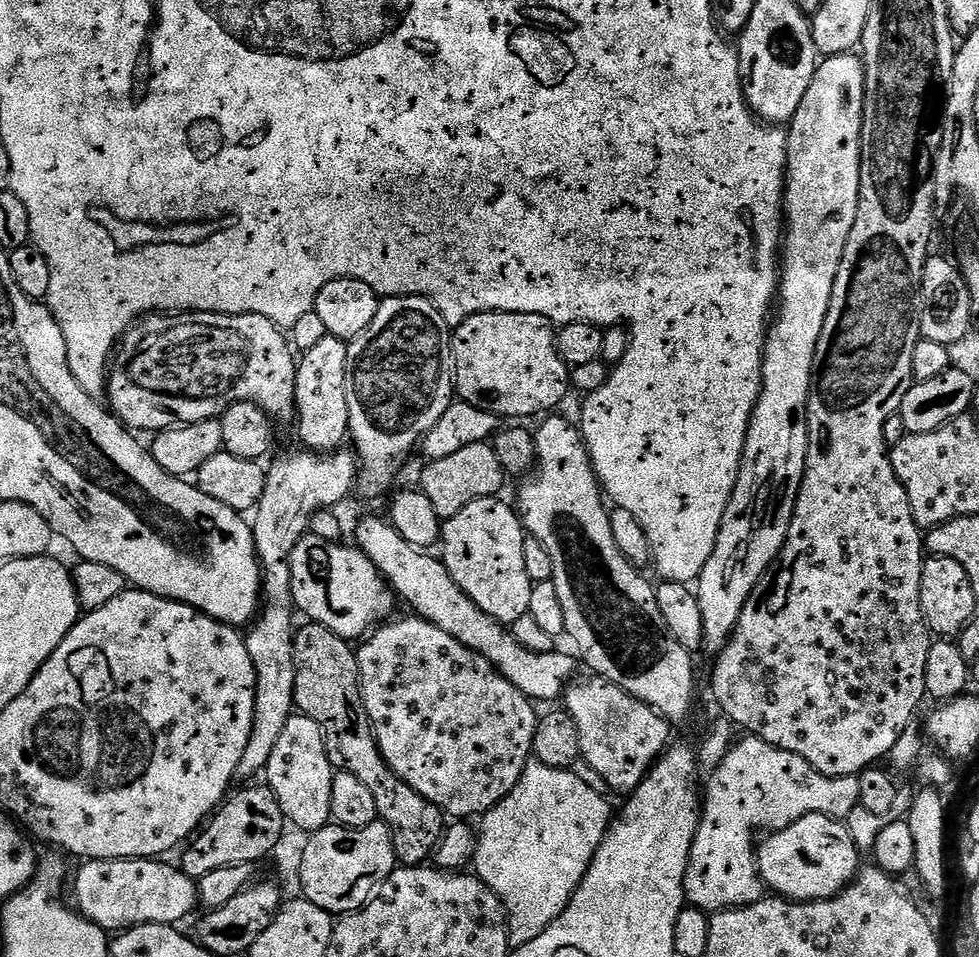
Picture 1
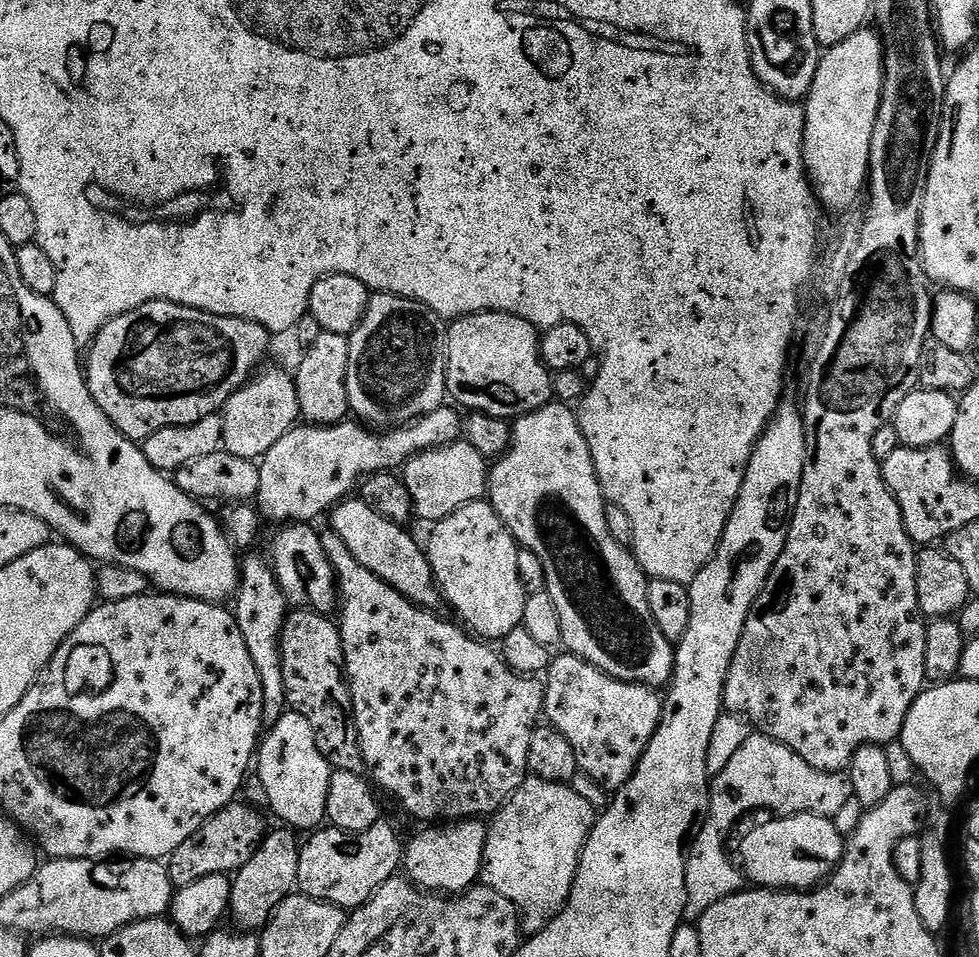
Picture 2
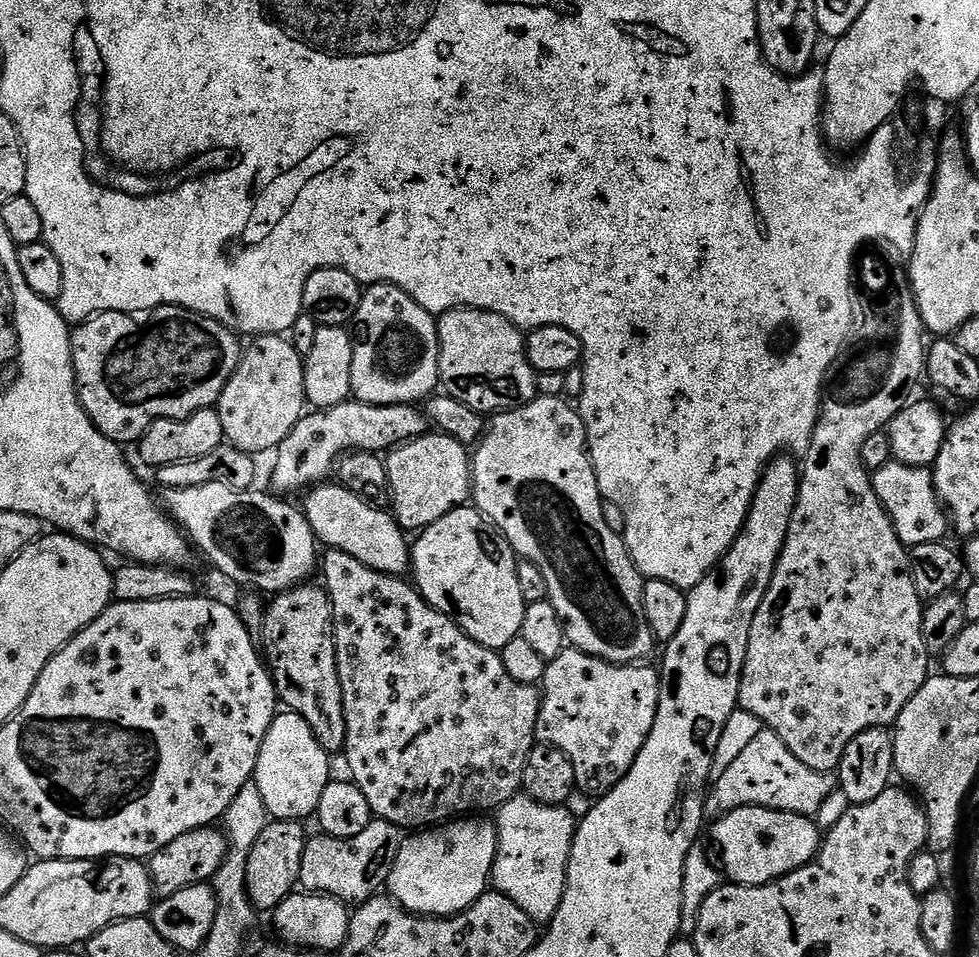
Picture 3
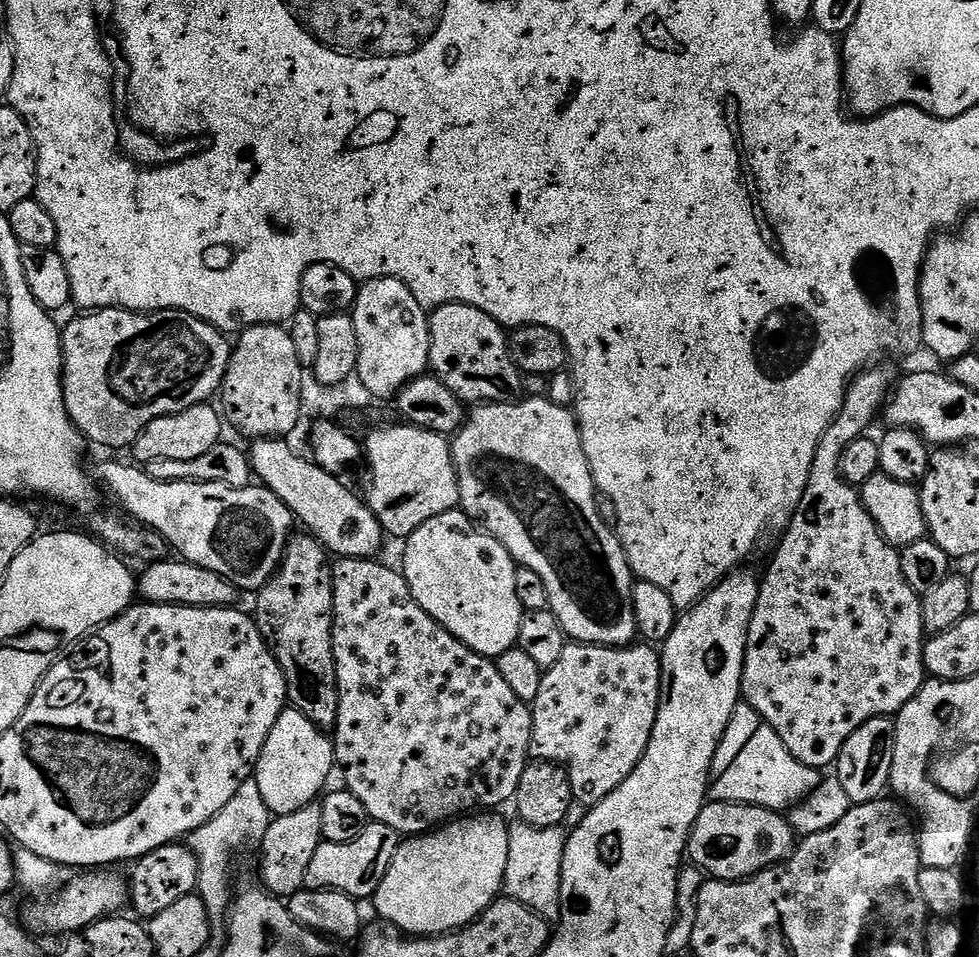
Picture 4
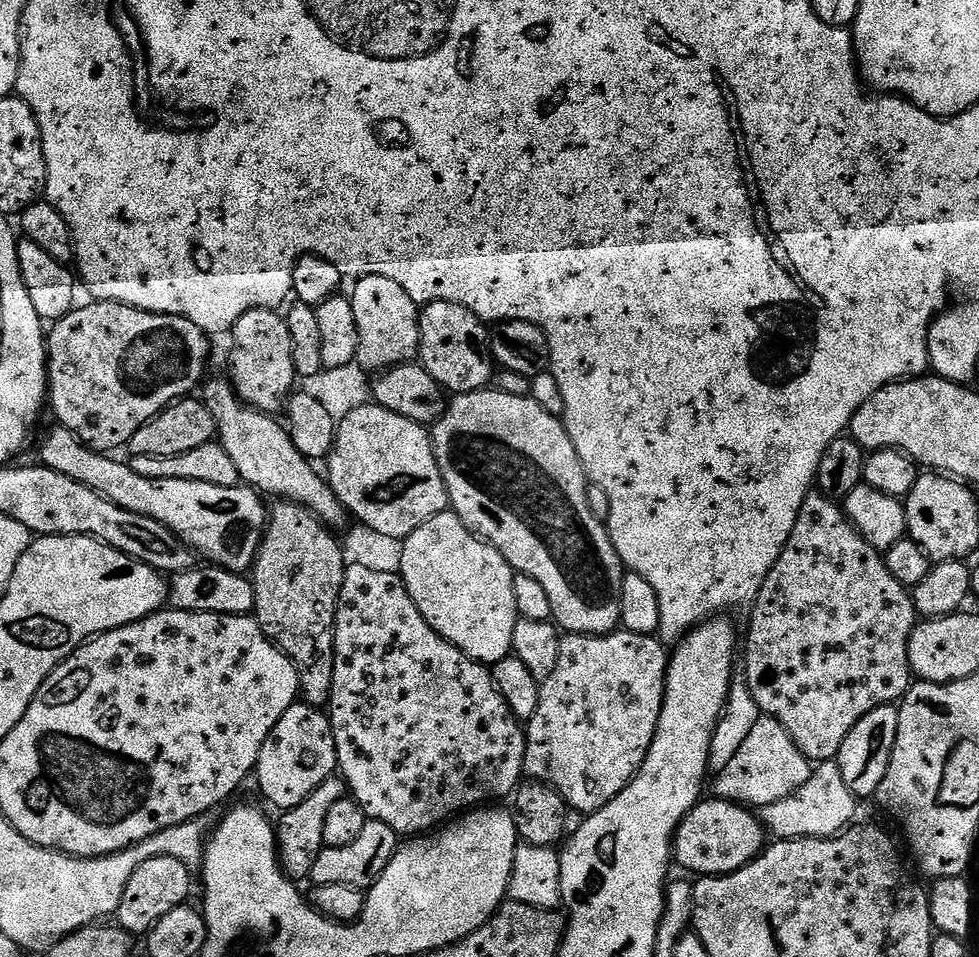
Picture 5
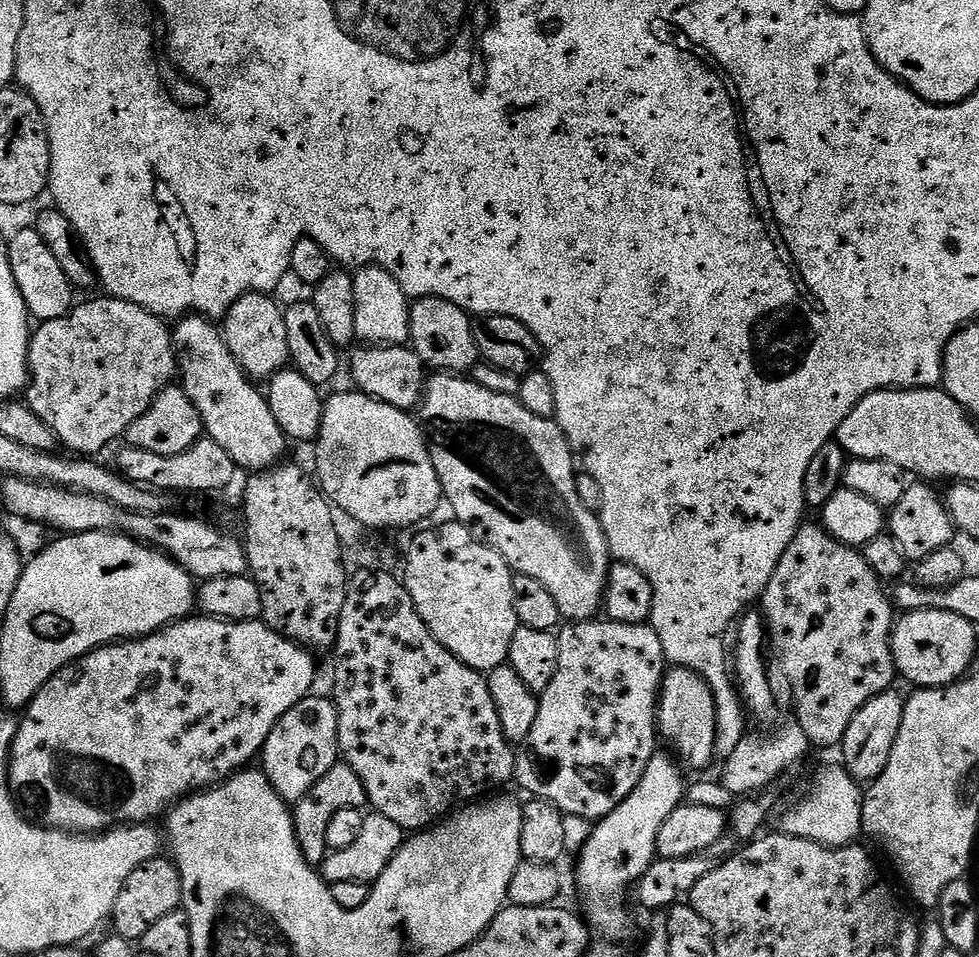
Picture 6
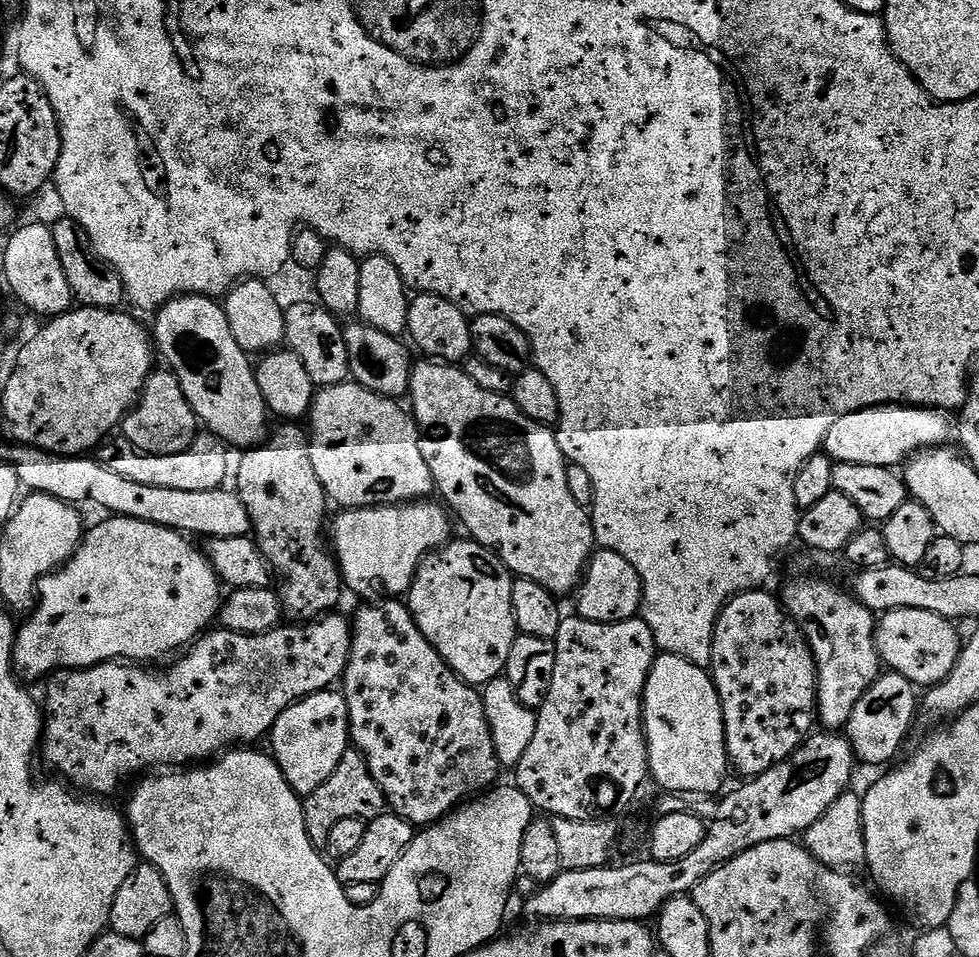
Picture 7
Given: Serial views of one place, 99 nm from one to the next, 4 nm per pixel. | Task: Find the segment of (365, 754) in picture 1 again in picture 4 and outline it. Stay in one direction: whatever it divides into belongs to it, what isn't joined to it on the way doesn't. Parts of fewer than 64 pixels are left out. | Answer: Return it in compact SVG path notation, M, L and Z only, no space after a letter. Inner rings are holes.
M293 535L276 573L255 593L254 619L278 666L282 666L288 704L320 728L332 730L338 718L338 678L332 649L333 561L315 536L303 535Z

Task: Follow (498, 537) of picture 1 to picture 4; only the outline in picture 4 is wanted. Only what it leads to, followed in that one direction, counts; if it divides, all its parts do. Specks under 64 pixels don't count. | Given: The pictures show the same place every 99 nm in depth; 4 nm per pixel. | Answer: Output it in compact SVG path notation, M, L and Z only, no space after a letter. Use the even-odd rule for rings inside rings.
M463 510L438 514L438 518L430 518L430 522L422 522L414 534L403 541L404 580L410 586L410 594L458 642L462 642L470 650L489 658L506 654L506 650L517 647L518 630L522 626L524 607L518 602L518 593L514 583L514 574L518 567L512 555L492 535L477 526Z

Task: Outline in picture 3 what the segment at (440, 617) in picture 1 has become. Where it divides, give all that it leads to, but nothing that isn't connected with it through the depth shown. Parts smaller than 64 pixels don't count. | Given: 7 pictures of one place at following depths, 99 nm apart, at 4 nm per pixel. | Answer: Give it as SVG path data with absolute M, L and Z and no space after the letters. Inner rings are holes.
M339 482L321 483L305 496L302 511L321 545L342 550L384 576L403 577L409 571L410 544L391 511L369 504Z

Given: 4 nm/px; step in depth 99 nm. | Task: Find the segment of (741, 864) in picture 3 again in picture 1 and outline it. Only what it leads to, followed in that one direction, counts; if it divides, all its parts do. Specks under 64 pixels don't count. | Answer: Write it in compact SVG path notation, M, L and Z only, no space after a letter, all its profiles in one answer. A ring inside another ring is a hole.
M810 814L765 835L755 854L756 869L765 885L771 891L773 888L777 897L797 902L828 900L852 883L862 864L862 853L850 838L847 823L822 814Z

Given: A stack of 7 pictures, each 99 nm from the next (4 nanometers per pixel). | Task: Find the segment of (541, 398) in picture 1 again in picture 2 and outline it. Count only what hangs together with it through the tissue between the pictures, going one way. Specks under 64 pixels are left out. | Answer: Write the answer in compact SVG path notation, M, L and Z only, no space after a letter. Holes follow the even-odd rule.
M475 312L472 316L461 316L459 320L451 321L447 325L448 330L448 365L446 366L446 382L448 383L448 396L456 399L455 403L461 409L468 408L469 413L481 412L494 418L502 418L509 422L515 421L521 416L536 412L539 408L544 408L553 399L553 373L548 371L544 360L540 357L540 337L541 333L530 322L518 318L514 314L505 312Z

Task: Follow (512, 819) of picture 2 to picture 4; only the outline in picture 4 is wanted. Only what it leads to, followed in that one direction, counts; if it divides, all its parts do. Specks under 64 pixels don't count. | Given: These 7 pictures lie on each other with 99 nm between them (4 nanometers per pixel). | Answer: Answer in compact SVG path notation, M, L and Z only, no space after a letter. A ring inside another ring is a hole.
M516 822L509 827L510 854L506 858L503 891L507 899L522 902L530 910L552 922L560 915L560 887L562 886L562 858L568 841L565 829L536 828L532 824Z

